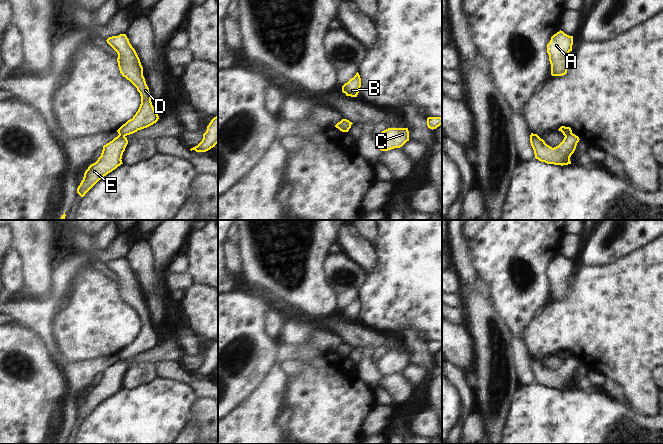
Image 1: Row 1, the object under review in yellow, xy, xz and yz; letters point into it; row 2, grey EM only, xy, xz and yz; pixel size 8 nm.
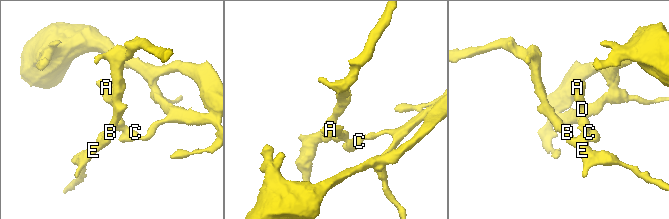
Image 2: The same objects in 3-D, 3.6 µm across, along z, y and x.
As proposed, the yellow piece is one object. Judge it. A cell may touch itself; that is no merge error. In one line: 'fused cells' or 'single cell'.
fused cells

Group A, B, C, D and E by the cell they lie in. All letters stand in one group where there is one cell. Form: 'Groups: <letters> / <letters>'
Groups: A C D / B E.

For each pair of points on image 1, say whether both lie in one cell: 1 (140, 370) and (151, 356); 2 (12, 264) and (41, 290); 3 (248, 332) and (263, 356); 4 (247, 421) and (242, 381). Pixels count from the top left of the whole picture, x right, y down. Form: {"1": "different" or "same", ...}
{"1": "different", "2": "different", "3": "same", "4": "different"}

